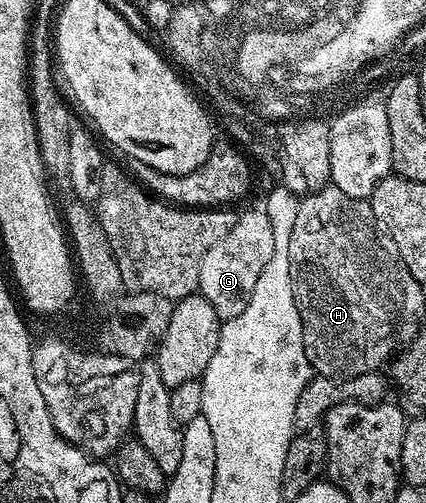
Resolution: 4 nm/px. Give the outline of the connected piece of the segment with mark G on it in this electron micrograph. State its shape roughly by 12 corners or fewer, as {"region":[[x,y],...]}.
{"region":[[263,207],[208,254],[199,295],[221,321],[246,310],[273,254]]}

